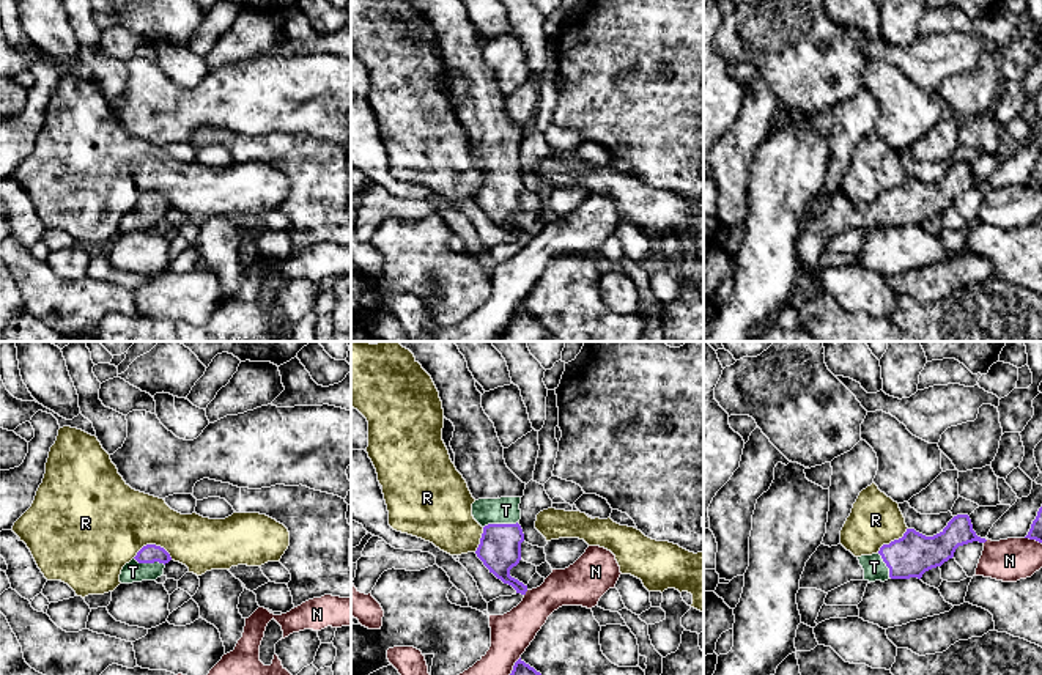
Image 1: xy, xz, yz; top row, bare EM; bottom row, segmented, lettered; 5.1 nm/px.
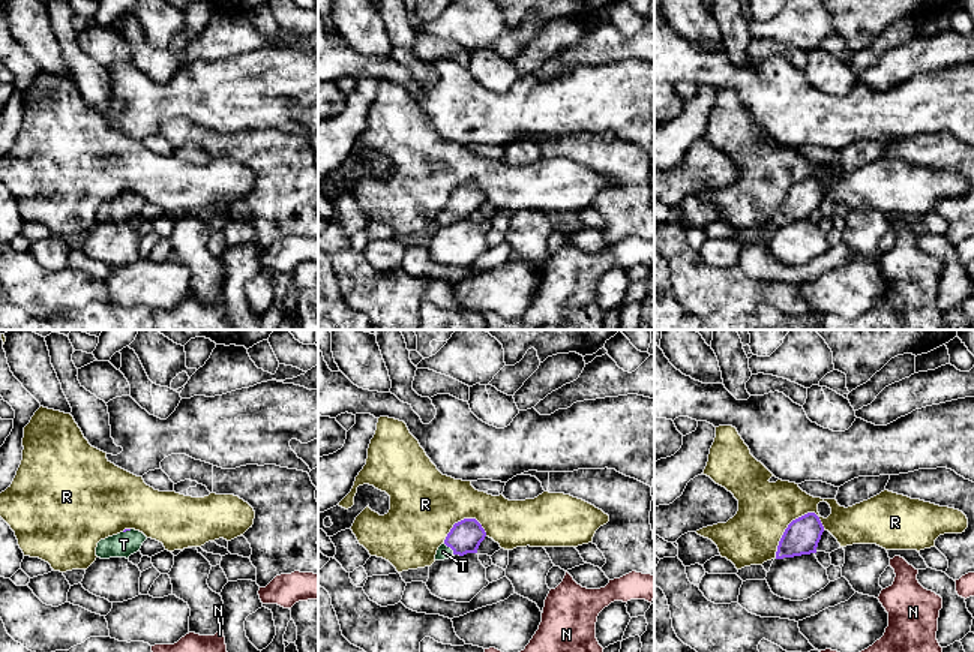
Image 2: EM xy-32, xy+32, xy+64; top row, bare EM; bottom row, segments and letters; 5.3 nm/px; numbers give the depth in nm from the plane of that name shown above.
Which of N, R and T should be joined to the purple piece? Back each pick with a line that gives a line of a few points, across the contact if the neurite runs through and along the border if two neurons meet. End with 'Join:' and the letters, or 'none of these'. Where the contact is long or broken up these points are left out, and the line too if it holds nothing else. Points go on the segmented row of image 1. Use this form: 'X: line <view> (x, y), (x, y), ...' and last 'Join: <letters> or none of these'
T: line xz (499, 549), (499, 524), (506, 510)
Join: T

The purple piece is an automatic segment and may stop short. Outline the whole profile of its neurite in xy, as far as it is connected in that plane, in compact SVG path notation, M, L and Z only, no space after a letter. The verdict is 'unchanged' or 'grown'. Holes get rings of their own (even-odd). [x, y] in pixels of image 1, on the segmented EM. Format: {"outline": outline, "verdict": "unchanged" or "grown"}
{"outline": "M156 544L143 546L137 555L123 566L121 584L156 581L164 574L165 565L172 560L170 554Z", "verdict": "grown"}

